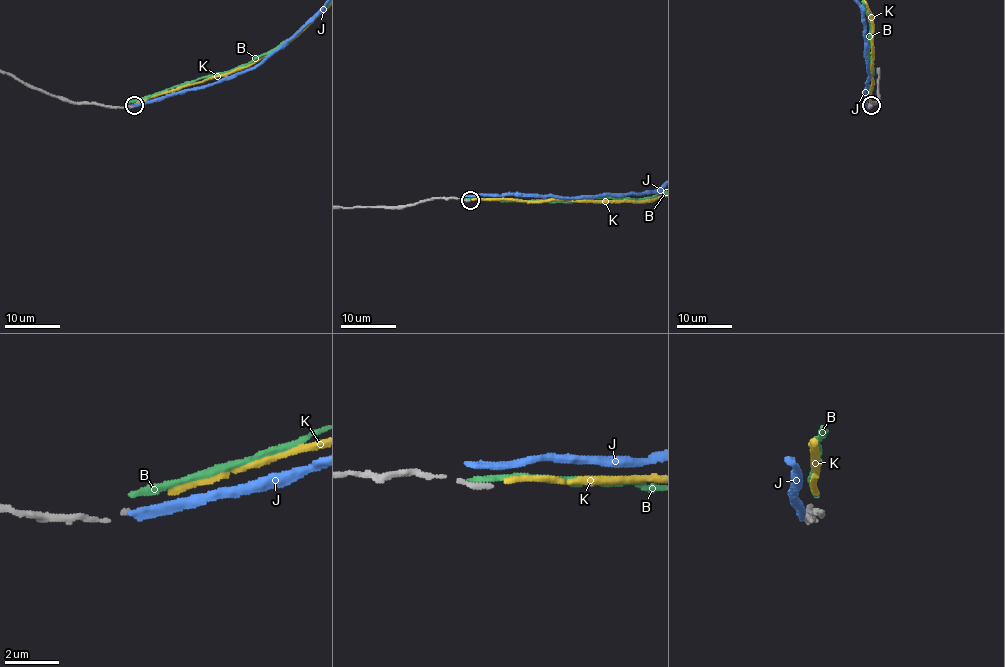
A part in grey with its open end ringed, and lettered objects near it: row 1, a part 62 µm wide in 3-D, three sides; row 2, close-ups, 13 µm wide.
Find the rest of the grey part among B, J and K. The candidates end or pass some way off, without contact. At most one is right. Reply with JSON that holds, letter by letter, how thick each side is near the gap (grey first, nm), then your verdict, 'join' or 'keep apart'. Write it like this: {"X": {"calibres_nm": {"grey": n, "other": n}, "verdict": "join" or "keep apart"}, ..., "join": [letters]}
{"B": {"calibres_nm": {"grey": 200, "other": 320}, "verdict": "keep apart"}, "J": {"calibres_nm": {"grey": 200, "other": 420}, "verdict": "keep apart"}, "K": {"calibres_nm": {"grey": 200, "other": 240}, "verdict": "keep apart"}, "join": []}

